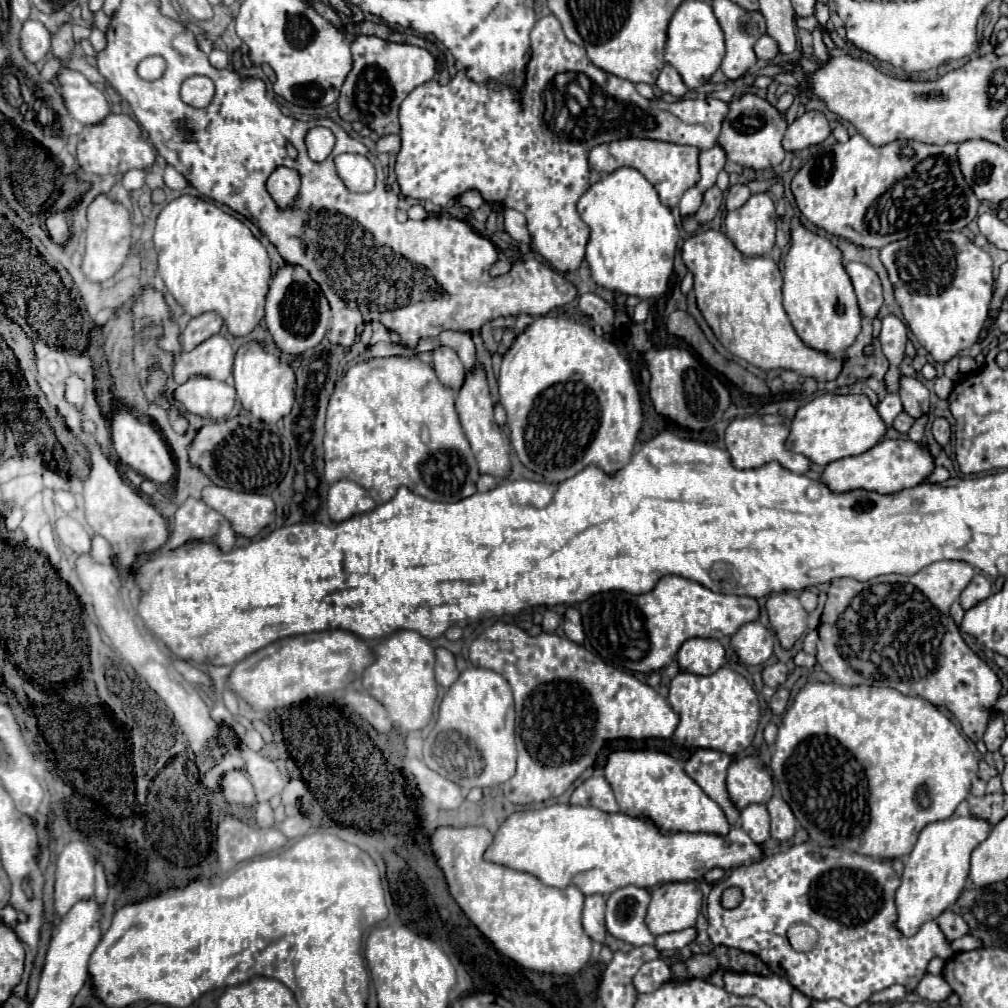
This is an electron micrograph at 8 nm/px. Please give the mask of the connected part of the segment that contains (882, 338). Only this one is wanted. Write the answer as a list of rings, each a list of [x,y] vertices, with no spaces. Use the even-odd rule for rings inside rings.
[[[887,315],[883,319],[883,327],[881,327],[881,333],[879,333],[879,343],[881,343],[881,349],[883,349],[885,357],[891,363],[891,367],[885,375],[885,381],[887,381],[887,391],[893,393],[893,391],[897,391],[897,381],[901,377],[899,363],[905,355],[905,343],[907,343],[905,323],[895,315]]]

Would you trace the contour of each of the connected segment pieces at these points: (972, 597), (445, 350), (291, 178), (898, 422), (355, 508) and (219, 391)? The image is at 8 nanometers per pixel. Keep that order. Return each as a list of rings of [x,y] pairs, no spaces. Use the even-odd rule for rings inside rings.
[[[975,575],[971,579],[971,583],[967,585],[967,589],[961,593],[961,607],[963,609],[971,609],[973,605],[977,605],[979,601],[987,599],[991,595],[991,583],[987,581],[987,577],[983,575]]]
[[[441,347],[433,351],[433,361],[435,361],[435,373],[439,381],[449,389],[459,391],[465,381],[465,367],[459,361],[457,353],[449,347]]]
[[[285,167],[275,169],[267,181],[267,189],[281,209],[289,207],[293,203],[293,199],[297,197],[299,185],[301,185],[301,181],[297,177],[297,171],[285,169]]]
[[[901,411],[897,417],[895,417],[895,421],[893,421],[893,427],[899,431],[899,433],[907,433],[909,431],[909,427],[913,425],[913,417],[909,415],[909,413],[905,413],[905,411]]]
[[[341,479],[337,483],[331,485],[329,489],[329,497],[327,497],[327,509],[329,509],[329,517],[339,523],[345,521],[353,515],[361,515],[367,513],[375,507],[375,501],[369,497],[369,493],[357,485],[355,481],[349,479]]]
[[[191,377],[175,389],[175,399],[189,413],[205,419],[223,419],[233,411],[235,387],[209,377]]]

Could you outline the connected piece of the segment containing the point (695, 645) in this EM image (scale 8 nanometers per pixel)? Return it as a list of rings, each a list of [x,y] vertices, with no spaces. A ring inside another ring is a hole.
[[[689,639],[677,653],[681,671],[693,675],[711,675],[725,663],[725,649],[715,639]]]

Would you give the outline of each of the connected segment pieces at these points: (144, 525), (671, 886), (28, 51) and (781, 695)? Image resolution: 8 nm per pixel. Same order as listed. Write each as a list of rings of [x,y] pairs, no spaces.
[[[85,423],[83,429],[89,435],[91,461],[93,461],[91,475],[85,481],[85,491],[83,491],[87,525],[97,535],[105,537],[111,543],[117,565],[123,569],[131,569],[141,553],[153,553],[167,543],[167,537],[169,537],[167,519],[151,503],[147,503],[133,487],[123,483],[123,479],[117,473],[117,467],[103,455],[101,447],[93,439],[95,425]]]
[[[697,881],[665,883],[651,895],[645,925],[653,935],[695,927],[701,901],[703,895]]]
[[[25,21],[23,29],[21,29],[21,35],[19,35],[19,41],[21,41],[21,51],[23,51],[25,59],[29,63],[37,63],[49,51],[51,33],[39,21]]]
[[[777,689],[775,695],[769,701],[769,707],[771,707],[773,715],[781,715],[785,711],[787,703],[789,703],[789,691],[787,689]]]

